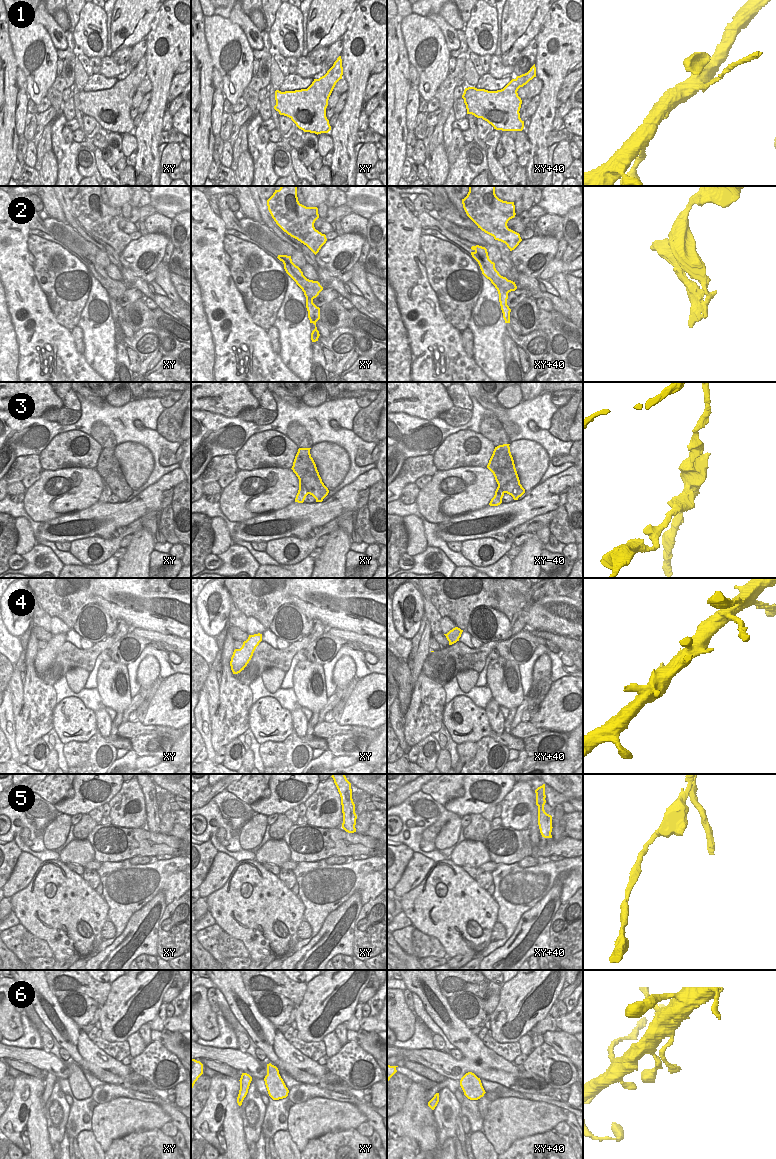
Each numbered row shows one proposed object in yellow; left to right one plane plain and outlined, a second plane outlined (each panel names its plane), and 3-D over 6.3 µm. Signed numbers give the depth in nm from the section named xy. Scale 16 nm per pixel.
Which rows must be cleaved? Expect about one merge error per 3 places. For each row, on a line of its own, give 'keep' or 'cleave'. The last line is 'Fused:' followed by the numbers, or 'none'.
1: cleave
2: cleave
3: cleave
4: keep
5: cleave
6: keep
Fused: 1, 2, 3, 5

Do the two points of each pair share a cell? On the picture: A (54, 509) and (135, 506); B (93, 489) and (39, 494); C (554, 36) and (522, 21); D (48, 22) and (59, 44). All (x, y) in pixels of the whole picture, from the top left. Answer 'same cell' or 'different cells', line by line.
A: different cells
B: same cell
C: different cells
D: same cell

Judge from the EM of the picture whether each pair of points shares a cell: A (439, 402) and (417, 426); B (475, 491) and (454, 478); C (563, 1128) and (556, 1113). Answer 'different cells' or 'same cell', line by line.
A: different cells
B: same cell
C: different cells

